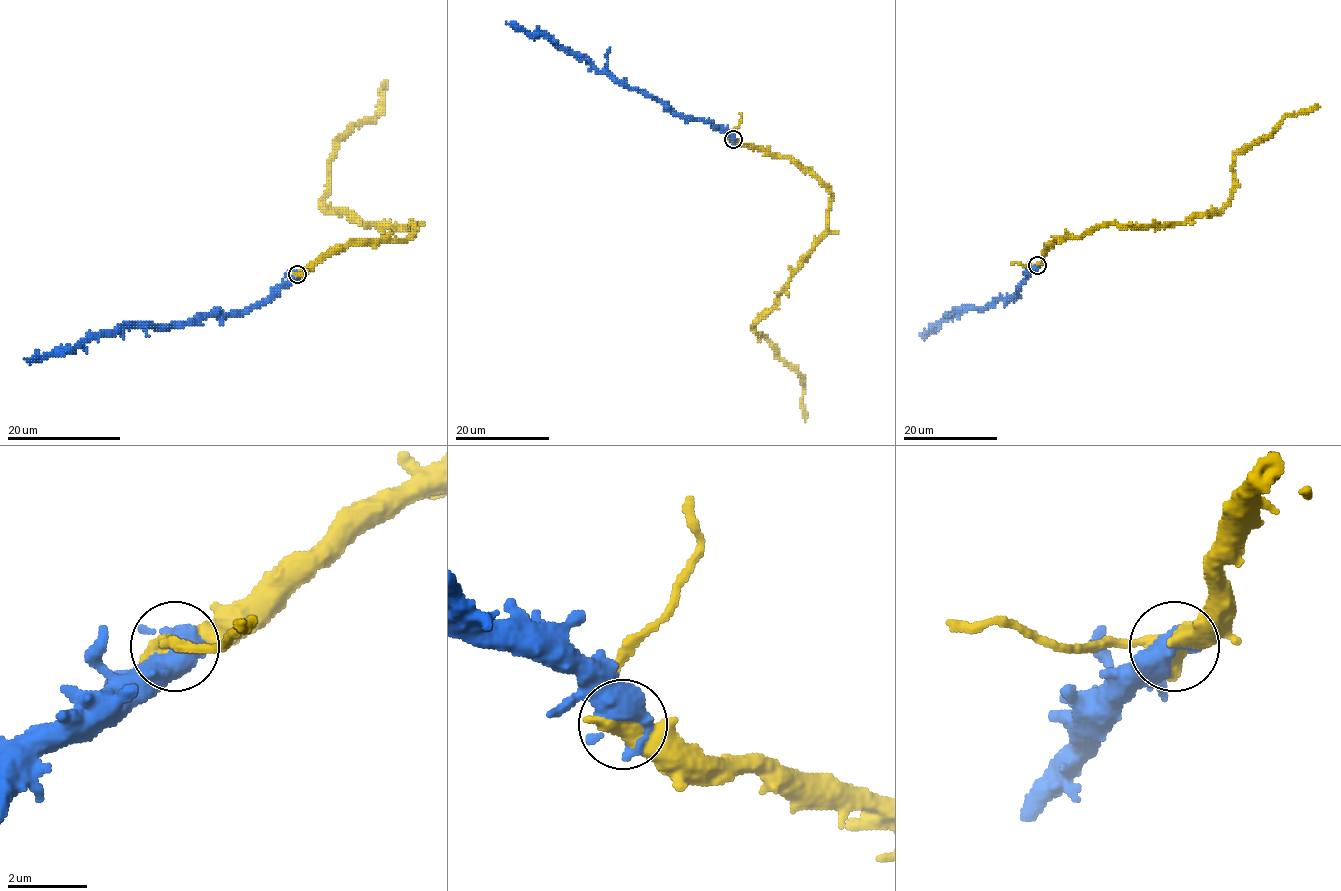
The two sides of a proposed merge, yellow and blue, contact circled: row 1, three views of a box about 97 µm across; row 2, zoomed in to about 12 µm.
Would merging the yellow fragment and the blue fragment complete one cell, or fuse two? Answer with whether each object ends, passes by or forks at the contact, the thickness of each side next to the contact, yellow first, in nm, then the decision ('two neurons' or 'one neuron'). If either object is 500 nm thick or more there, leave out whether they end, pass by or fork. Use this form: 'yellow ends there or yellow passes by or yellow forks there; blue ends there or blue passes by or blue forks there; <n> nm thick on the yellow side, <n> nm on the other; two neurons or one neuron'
550 nm thick on the yellow side, 550 nm on the other; one neuron

